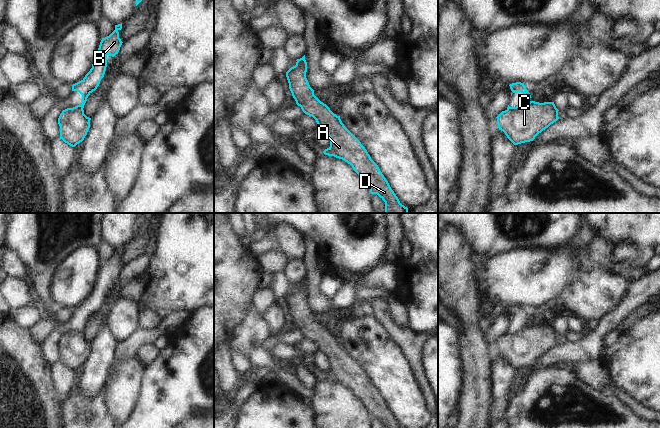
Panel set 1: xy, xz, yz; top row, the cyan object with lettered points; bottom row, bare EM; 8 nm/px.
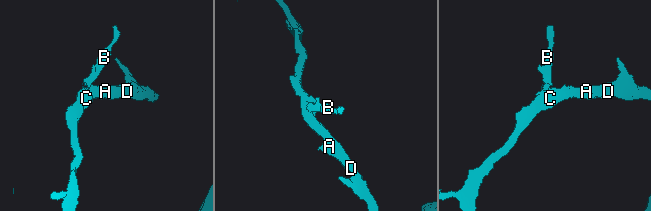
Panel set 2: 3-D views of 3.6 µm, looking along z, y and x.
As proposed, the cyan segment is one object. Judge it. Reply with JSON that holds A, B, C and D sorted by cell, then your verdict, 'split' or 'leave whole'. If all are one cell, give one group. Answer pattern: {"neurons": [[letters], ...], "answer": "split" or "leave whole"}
{"neurons": [["A", "C", "D"], ["B"]], "answer": "split"}

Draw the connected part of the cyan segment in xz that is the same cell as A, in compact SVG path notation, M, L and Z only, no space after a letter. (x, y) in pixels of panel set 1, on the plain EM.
M295 289L286 296L286 301L296 328L305 338L316 344L318 352L323 352L328 357L330 371L324 374L324 378L350 388L370 413L370 417L377 418L385 428L401 428L365 371L344 350L340 340L334 338L314 319L314 314L306 302L306 296L307 292Z

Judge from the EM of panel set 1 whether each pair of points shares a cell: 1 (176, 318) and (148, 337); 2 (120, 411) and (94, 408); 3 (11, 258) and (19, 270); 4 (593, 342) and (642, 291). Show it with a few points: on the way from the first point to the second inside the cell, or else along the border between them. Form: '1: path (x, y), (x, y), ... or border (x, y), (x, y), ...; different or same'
1: path (169, 323), (155, 332); same
2: border (101, 392), (103, 405), (111, 417); different
3: path (11, 261), (16, 267); same
4: path (603, 329), (629, 303); same

